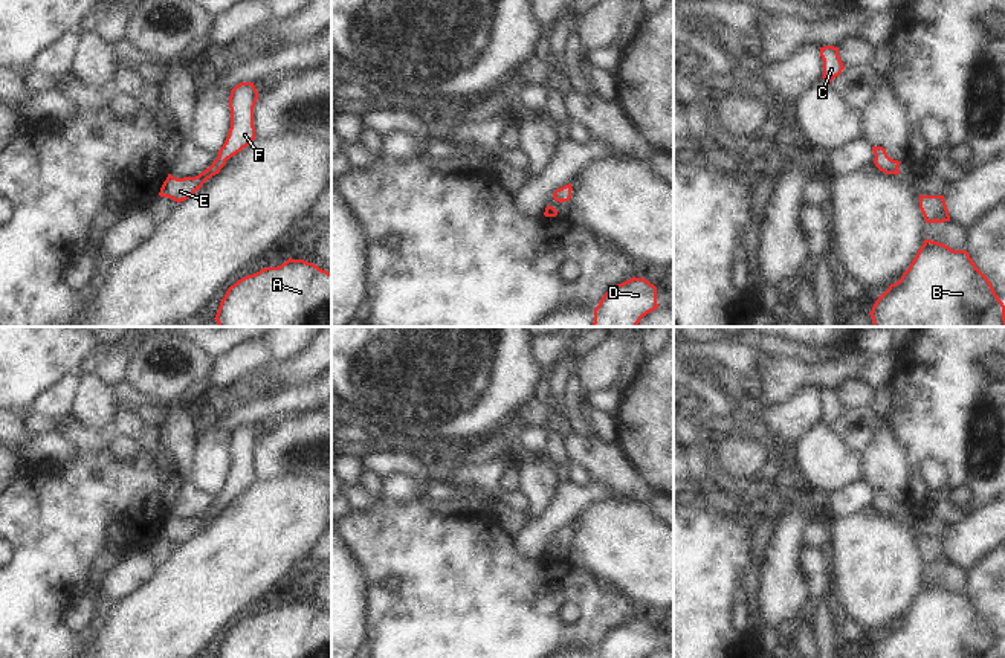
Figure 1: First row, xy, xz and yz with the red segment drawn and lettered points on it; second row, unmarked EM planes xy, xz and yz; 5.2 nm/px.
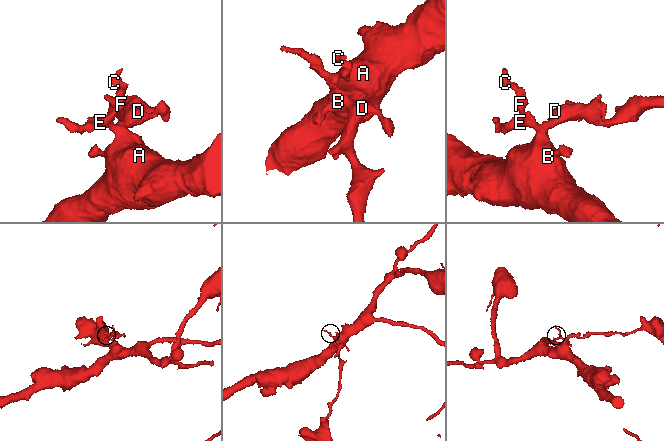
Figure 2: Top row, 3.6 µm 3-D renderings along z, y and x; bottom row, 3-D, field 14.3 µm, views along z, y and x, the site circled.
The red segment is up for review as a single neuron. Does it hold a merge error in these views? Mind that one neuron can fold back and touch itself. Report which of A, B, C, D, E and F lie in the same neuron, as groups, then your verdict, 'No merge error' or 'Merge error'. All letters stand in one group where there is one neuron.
Groups: A B C D E F. No merge error.

